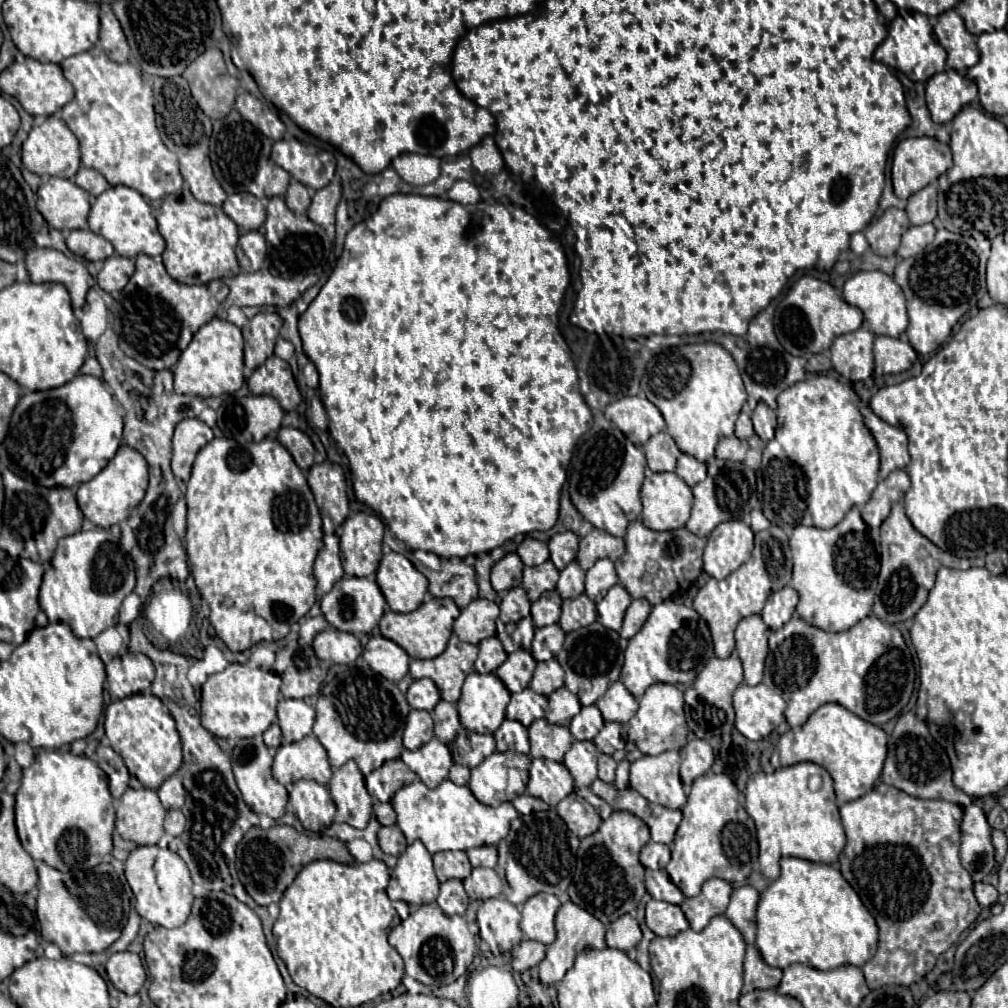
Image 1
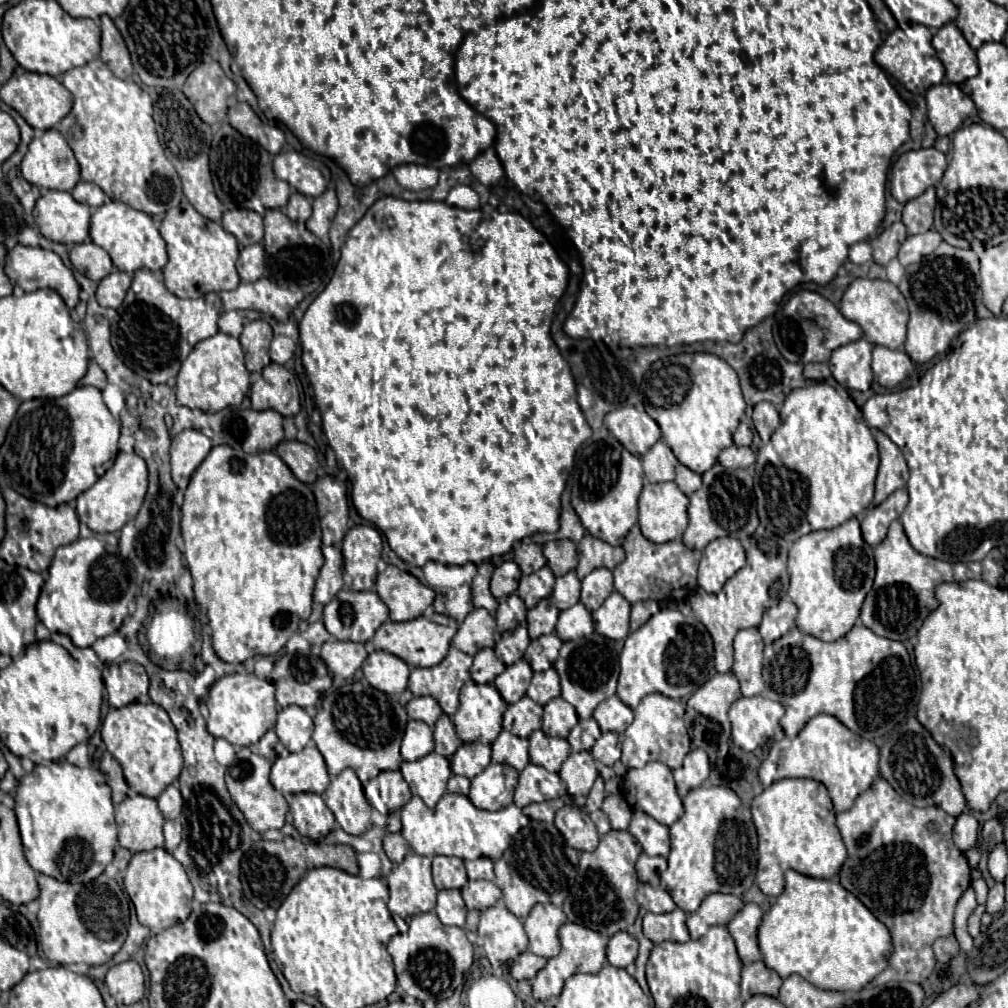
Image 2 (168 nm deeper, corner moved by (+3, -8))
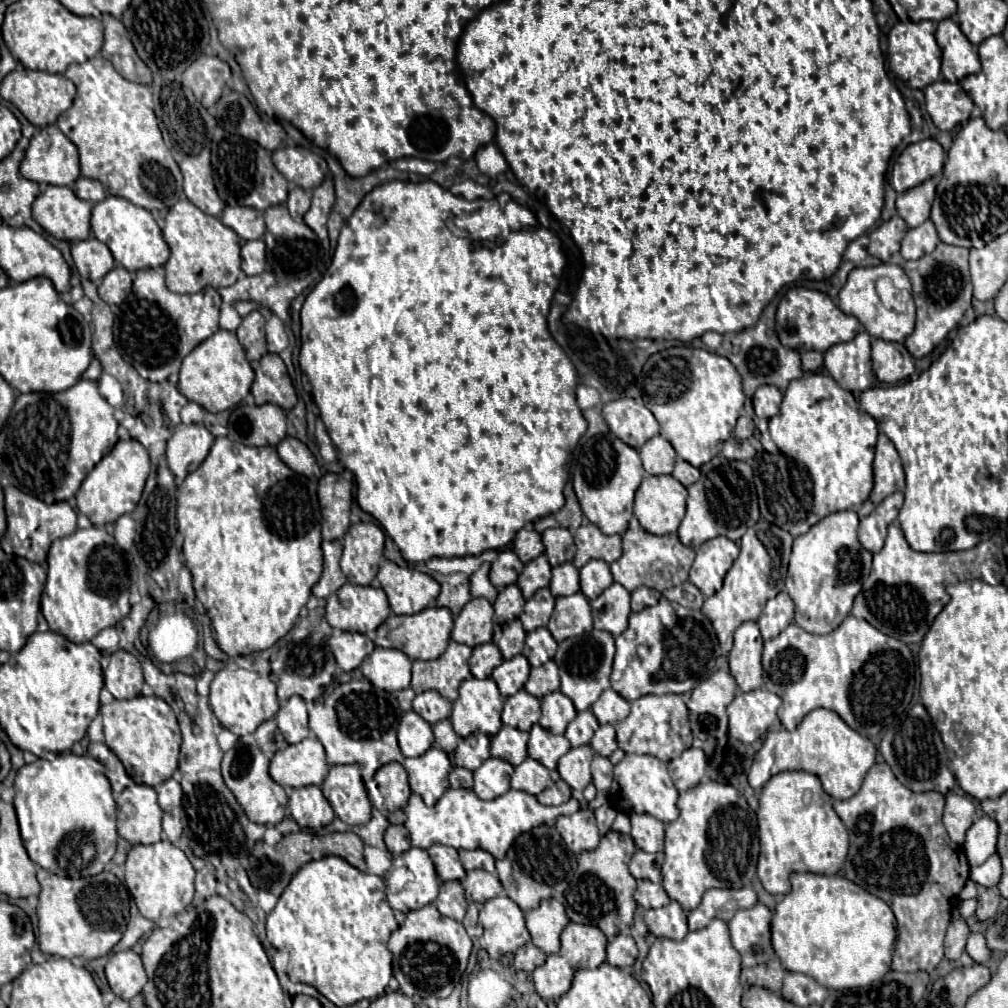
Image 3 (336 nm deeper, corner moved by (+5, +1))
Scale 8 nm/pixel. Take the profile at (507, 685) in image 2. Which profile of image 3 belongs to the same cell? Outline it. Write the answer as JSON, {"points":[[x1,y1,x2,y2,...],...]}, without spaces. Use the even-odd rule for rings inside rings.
{"points":[[515,655,513,659,505,659,499,667,495,667,491,677,495,679,501,695,509,697,515,695,519,689,523,689,529,671,531,671,529,661,523,655]]}

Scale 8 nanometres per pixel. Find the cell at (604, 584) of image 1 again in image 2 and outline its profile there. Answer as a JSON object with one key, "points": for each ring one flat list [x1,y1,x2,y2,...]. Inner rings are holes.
{"points":[[597,568,583,578,581,602,593,612,597,610,605,598,613,592,613,574,607,568]]}

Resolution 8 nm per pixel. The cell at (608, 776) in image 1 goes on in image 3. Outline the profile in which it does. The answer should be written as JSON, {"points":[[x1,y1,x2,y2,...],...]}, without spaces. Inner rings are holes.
{"points":[[449,787,433,807,427,807,423,803,421,795,411,793,403,811,407,815,405,827,409,831,413,847,429,849,433,843,449,845,455,849,481,847,481,849,489,851,495,859,503,859,505,851,509,849,509,845,513,843,513,839,517,835,529,831,541,823,553,825,557,815,571,815,579,807,581,807,581,803,575,797,571,797,561,807,545,807,545,805,537,803,537,799,533,795,529,795,525,791,509,789,505,795,501,795,497,799,483,801,471,789,451,789]]}

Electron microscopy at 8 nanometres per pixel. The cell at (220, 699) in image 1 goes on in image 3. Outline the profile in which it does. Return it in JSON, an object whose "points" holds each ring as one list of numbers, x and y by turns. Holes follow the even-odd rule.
{"points":[[221,669,219,673,215,673,209,693,209,705,219,723,239,737,253,733,263,721,273,719,275,713,279,711,275,683,269,677,261,677,259,673,247,669,235,669,235,671]]}

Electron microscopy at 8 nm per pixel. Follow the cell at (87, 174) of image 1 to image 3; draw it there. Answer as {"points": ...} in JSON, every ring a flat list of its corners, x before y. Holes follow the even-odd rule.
{"points":[[79,177,73,185,71,185,73,193,79,197,79,199,85,199,85,201,91,201,91,203,99,203,107,197,107,191,105,187,95,181,95,179,87,179,87,177]]}

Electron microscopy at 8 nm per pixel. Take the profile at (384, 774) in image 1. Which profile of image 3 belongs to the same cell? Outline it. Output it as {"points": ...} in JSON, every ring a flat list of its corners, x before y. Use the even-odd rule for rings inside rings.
{"points":[[387,763,379,767,373,780,366,786,373,807,382,812,393,812,405,807,411,795,407,771,401,763]]}

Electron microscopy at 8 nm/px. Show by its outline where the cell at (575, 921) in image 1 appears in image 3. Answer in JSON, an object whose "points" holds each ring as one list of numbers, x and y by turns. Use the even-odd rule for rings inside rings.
{"points":[[571,921,561,933,559,953,549,955,545,965,541,965,533,971,533,983,535,983,537,993,543,999,559,999,569,989,569,983,571,983,577,969,593,969,605,961,605,945,607,945,605,933,599,927,581,925,581,923]]}

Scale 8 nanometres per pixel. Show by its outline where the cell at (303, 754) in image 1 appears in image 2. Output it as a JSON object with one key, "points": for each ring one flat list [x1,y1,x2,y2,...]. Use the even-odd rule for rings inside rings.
{"points":[[277,736,275,762,271,768,271,784,281,794,315,792,323,794,329,786,329,774,325,760,315,744,305,746,301,752,291,753],[277,759,277,760,276,760]]}

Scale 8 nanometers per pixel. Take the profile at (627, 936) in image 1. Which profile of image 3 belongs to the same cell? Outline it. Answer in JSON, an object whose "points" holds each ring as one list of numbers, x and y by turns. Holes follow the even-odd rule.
{"points":[[615,935,607,945,607,963,615,967,631,967,637,957,637,945,631,935]]}

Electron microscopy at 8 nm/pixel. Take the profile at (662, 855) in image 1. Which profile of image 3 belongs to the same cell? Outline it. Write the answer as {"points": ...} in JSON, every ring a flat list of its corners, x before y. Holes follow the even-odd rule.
{"points":[[637,849,629,863,629,871,635,879,649,879,653,883,661,883,661,863,663,853,647,853]]}

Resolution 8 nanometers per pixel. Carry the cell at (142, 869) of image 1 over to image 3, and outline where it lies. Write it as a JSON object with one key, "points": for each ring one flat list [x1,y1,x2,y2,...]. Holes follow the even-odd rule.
{"points":[[169,841,153,845,133,845,125,861,125,885,133,895,139,913,151,921,181,913,193,899,195,871,187,855]]}

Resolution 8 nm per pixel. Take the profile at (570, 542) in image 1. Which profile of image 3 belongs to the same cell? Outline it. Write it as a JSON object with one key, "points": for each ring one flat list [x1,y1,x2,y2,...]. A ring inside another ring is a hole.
{"points":[[555,527,543,531,543,545,545,545,545,555,549,557,551,567,557,567,561,563,573,561,575,557,575,543,573,535,565,527]]}

